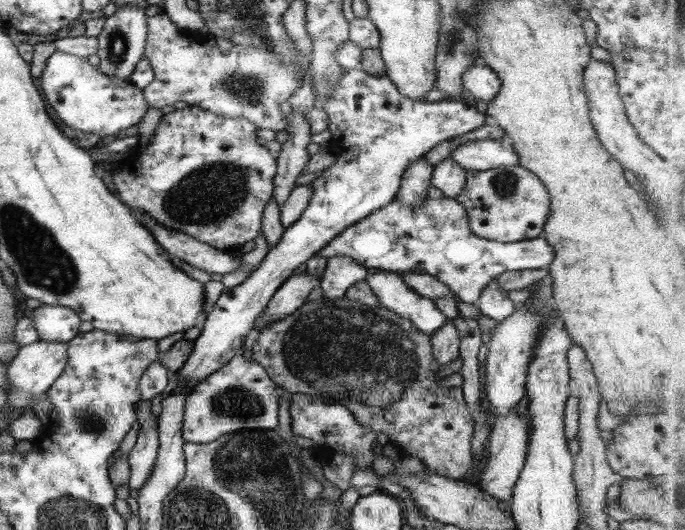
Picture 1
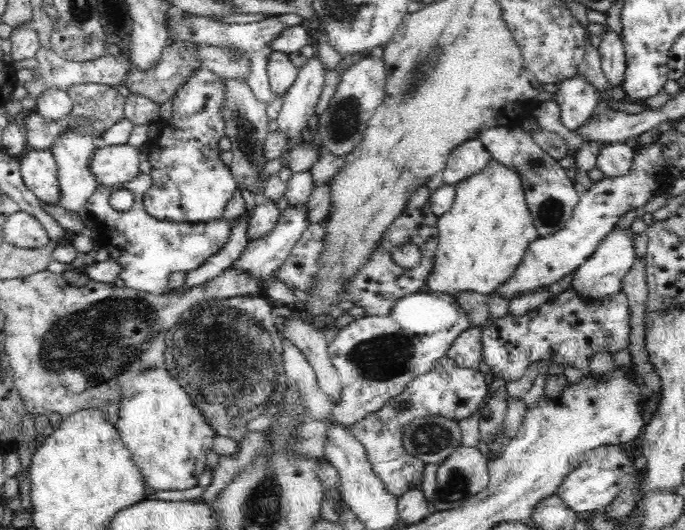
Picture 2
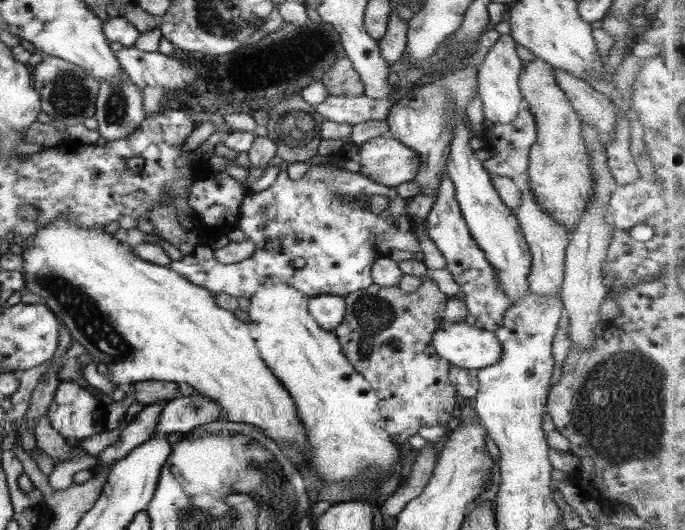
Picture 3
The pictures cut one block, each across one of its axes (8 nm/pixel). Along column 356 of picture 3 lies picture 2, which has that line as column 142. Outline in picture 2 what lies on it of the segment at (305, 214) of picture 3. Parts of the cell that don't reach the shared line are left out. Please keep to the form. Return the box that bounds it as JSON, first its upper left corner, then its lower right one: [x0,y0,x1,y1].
[85,172,232,294]

